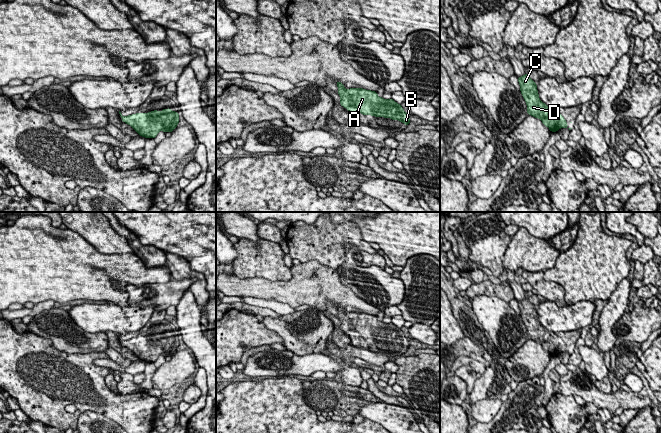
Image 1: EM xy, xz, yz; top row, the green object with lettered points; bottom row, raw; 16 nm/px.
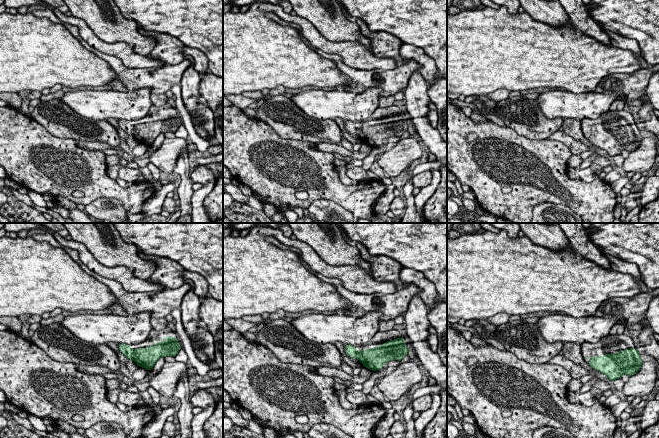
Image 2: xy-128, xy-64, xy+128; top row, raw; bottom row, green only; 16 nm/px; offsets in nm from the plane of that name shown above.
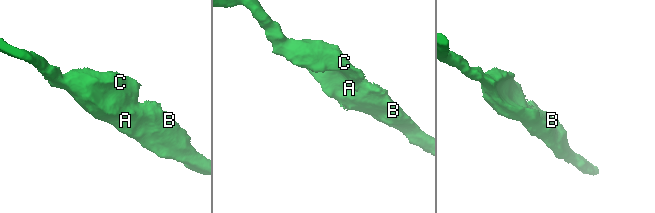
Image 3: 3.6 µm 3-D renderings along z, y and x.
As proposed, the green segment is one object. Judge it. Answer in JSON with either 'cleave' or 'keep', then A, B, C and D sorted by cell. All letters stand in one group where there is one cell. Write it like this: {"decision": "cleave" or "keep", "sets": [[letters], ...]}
{"decision": "keep", "sets": [["A", "B", "C", "D"]]}

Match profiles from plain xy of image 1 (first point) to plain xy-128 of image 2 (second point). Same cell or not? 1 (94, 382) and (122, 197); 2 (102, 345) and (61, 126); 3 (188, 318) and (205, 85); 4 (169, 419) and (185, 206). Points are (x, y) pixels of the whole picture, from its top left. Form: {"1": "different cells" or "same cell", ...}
{"1": "same cell", "2": "same cell", "3": "different cells", "4": "different cells"}

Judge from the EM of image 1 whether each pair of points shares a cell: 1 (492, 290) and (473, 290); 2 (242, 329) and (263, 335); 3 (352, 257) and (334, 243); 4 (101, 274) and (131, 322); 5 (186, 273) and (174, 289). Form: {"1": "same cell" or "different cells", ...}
{"1": "same cell", "2": "same cell", "3": "different cells", "4": "different cells", "5": "different cells"}

